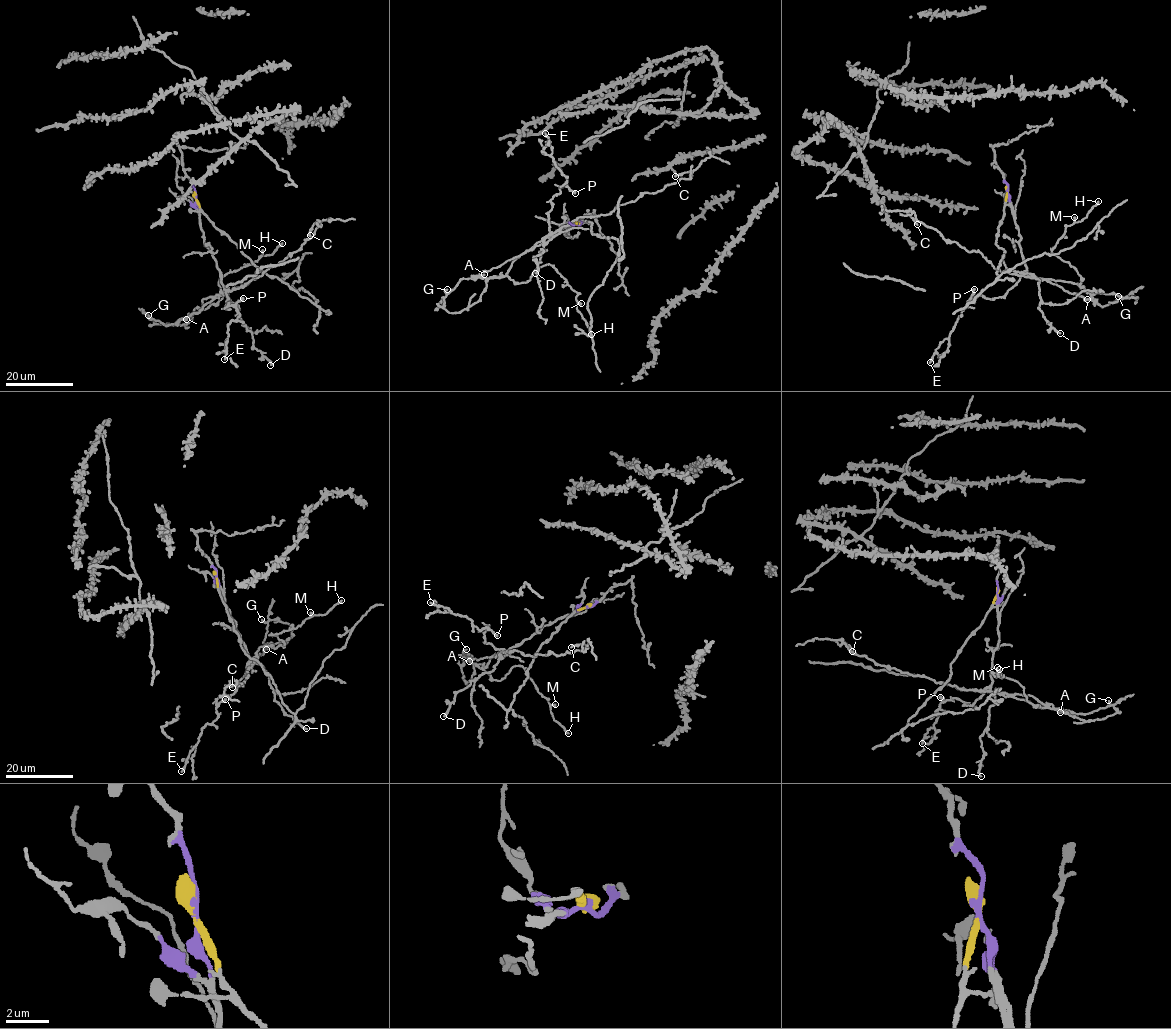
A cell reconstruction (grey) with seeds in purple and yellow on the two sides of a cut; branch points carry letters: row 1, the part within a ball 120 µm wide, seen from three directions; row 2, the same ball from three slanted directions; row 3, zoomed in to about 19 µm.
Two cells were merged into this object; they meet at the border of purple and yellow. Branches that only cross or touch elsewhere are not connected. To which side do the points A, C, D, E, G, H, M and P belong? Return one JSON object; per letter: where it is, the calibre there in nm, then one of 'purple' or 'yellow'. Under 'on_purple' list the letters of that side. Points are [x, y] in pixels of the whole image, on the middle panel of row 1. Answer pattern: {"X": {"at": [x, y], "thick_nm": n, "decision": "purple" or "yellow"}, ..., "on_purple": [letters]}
{"A": {"at": [484, 274], "thick_nm": 220, "decision": "purple"}, "C": {"at": [675, 176], "thick_nm": 240, "decision": "purple"}, "D": {"at": [535, 273], "thick_nm": 220, "decision": "purple"}, "E": {"at": [545, 133], "thick_nm": 280, "decision": "purple"}, "G": {"at": [447, 289], "thick_nm": 200, "decision": "purple"}, "H": {"at": [591, 334], "thick_nm": 280, "decision": "purple"}, "M": {"at": [581, 303], "thick_nm": 340, "decision": "purple"}, "P": {"at": [575, 193], "thick_nm": 360, "decision": "purple"}, "on_purple": ["A", "C", "D", "E", "G", "H", "M", "P"]}

